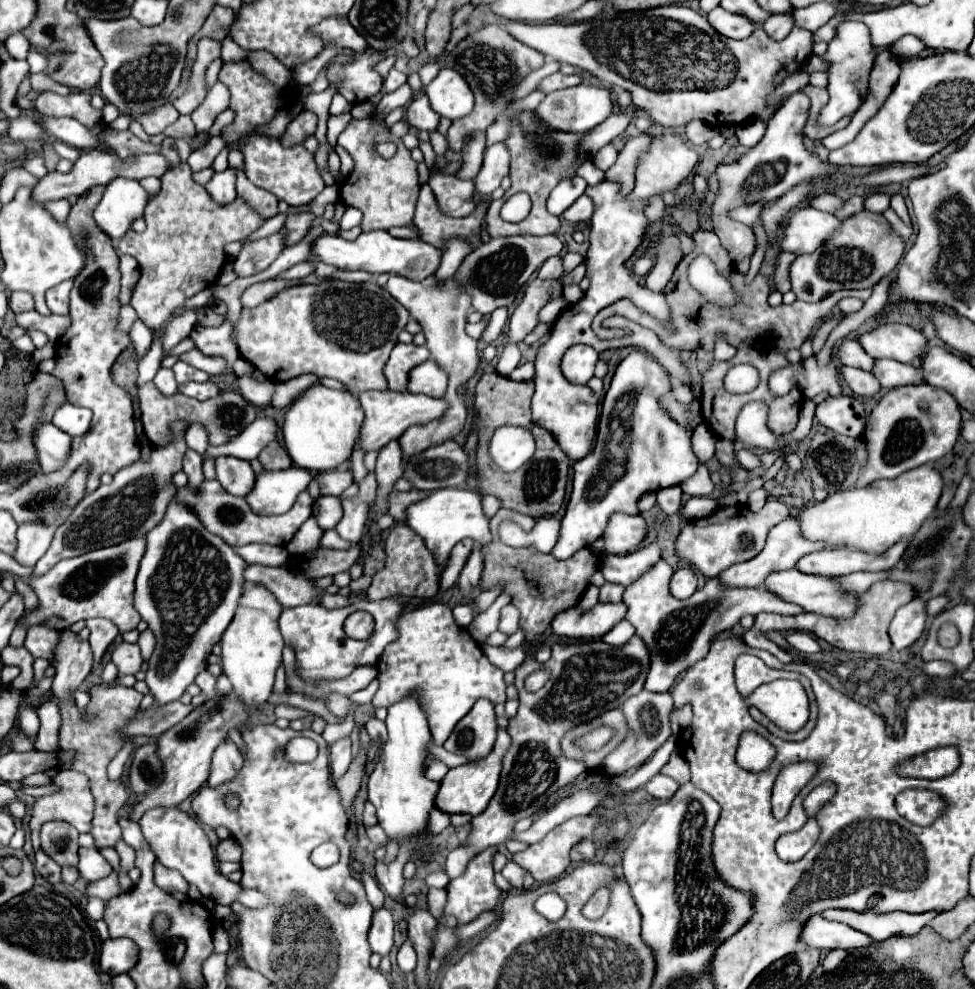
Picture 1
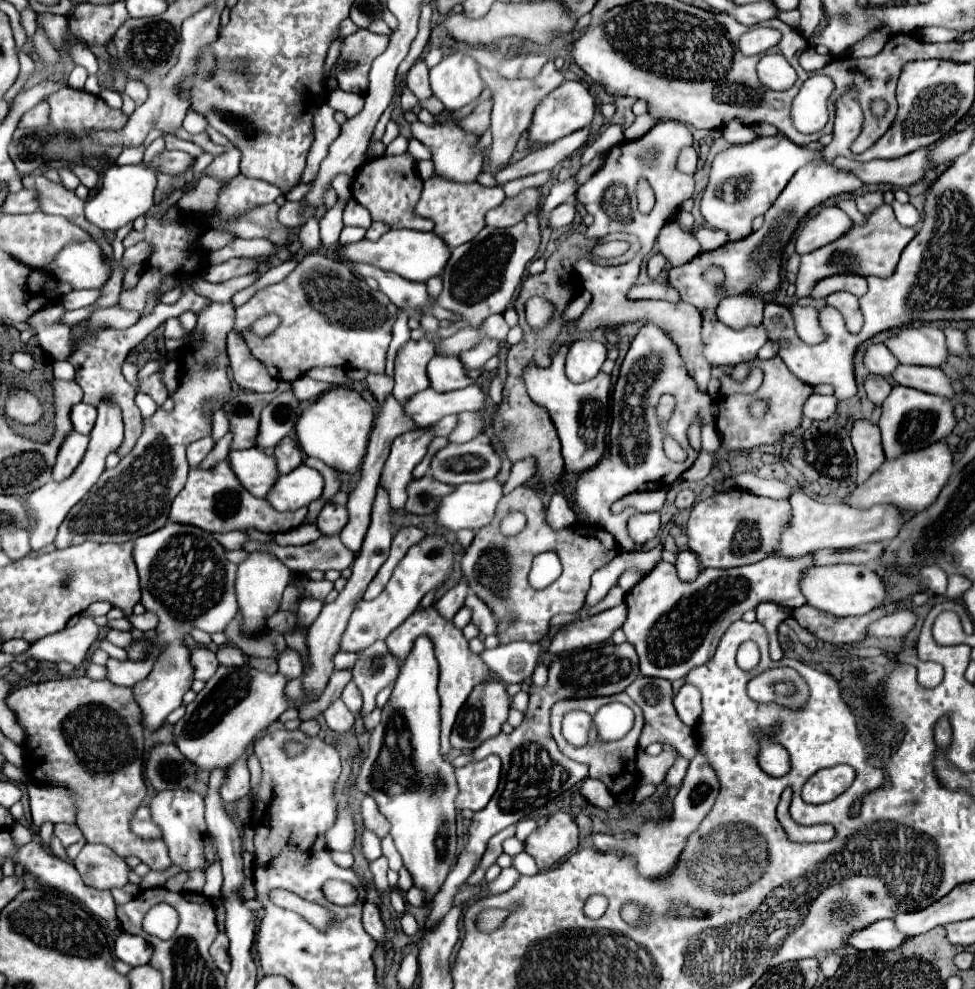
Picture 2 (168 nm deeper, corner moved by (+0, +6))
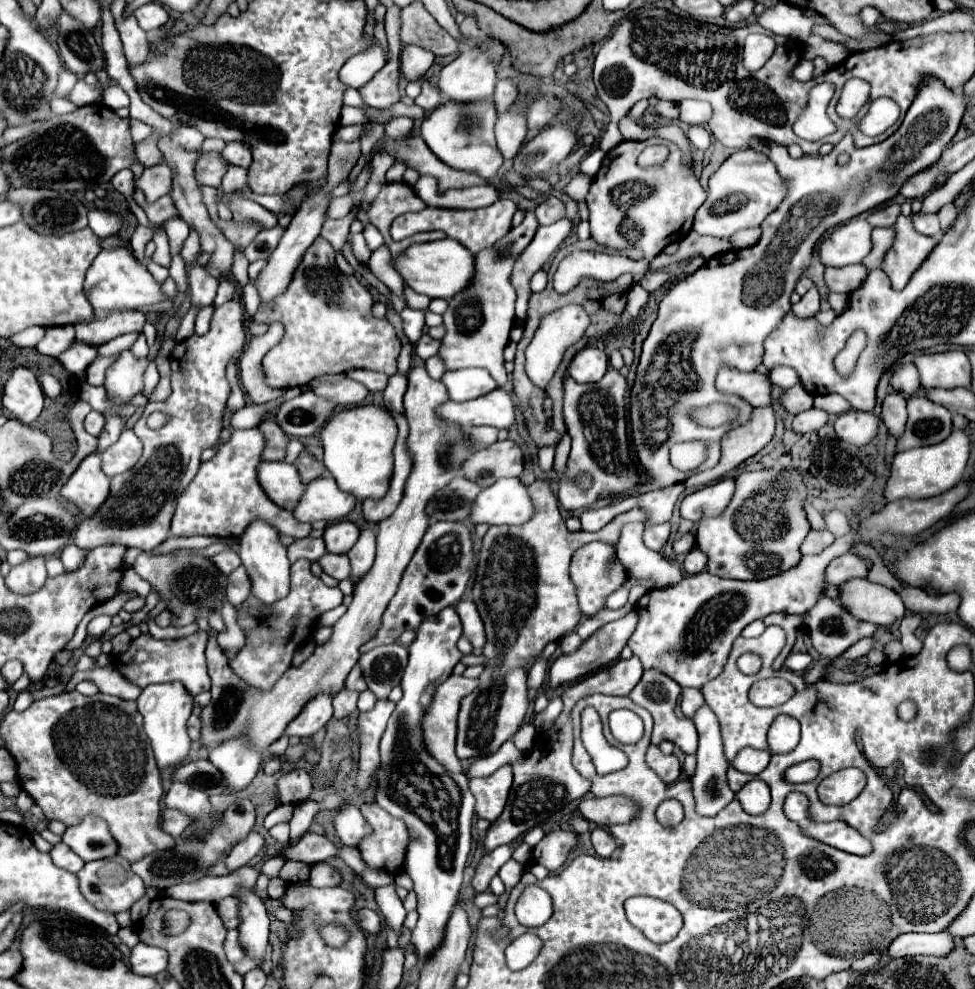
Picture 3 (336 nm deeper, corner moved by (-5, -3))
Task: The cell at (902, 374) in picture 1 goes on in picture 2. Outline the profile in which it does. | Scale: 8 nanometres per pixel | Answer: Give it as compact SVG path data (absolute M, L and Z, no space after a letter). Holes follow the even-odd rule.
M900 364L892 372L894 384L900 386L910 386L916 390L924 390L930 394L940 394L946 398L952 398L956 392L950 386L950 378L940 370L940 368L930 368L930 366L904 366Z

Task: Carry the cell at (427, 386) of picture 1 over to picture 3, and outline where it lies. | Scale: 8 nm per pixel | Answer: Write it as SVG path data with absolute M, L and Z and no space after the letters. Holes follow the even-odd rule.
M459 369L447 371L441 379L453 401L469 401L483 397L497 389L495 379L485 369Z

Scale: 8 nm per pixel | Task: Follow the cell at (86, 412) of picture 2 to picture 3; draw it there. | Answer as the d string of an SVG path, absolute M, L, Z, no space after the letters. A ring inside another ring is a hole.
M91 411L87 415L87 419L85 419L85 429L87 429L87 433L99 437L101 431L105 429L105 417L101 413L97 413L97 411Z

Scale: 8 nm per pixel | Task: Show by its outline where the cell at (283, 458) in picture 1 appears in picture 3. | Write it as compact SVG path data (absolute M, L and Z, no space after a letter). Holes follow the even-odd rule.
M301 451L299 459L295 461L295 467L299 469L299 475L301 475L303 483L311 483L313 479L319 479L325 473L323 463L307 451Z

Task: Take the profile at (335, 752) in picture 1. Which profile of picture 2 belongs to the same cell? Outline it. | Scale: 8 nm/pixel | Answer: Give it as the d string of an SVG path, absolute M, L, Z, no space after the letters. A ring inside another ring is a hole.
M342 700L330 704L330 708L324 712L324 720L328 728L334 730L336 734L346 734L354 726L354 716L350 714L350 710L344 706Z

